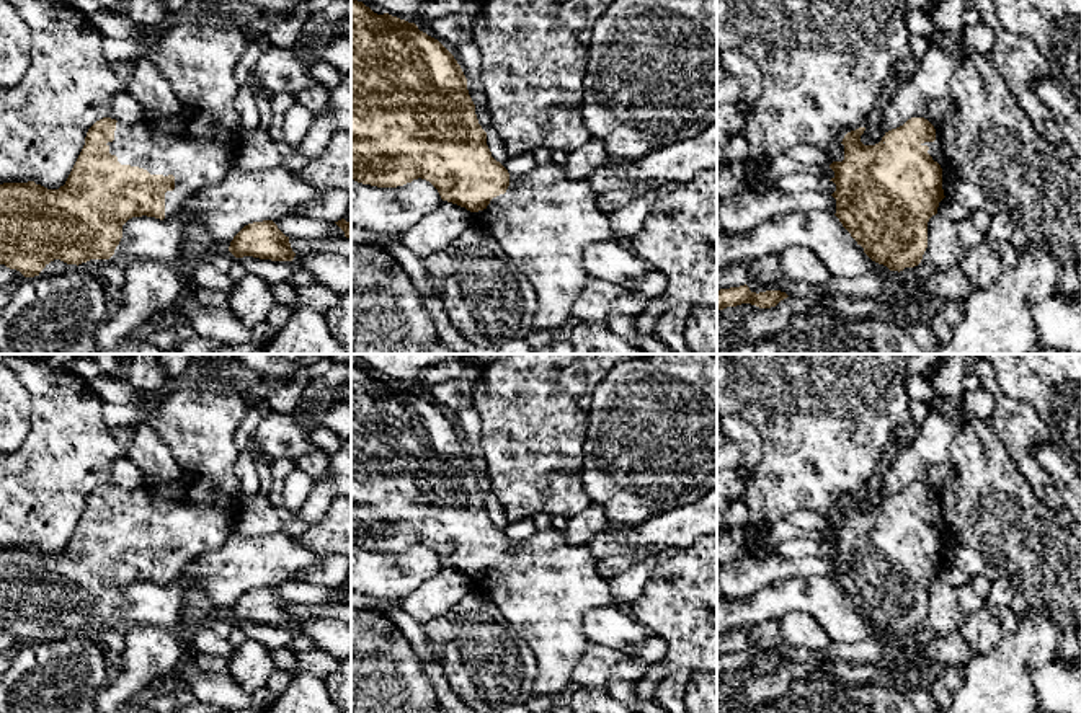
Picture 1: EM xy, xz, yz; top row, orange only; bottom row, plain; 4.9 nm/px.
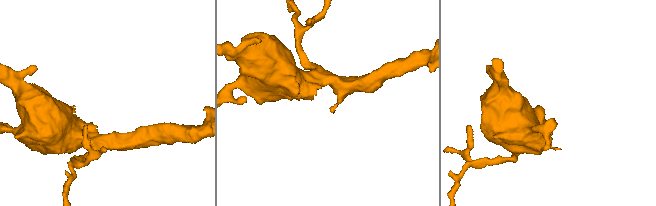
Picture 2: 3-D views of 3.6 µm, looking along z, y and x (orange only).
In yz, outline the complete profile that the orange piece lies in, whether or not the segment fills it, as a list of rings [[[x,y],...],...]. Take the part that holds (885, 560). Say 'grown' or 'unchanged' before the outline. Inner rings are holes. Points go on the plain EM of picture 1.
grown | [[[911,483],[903,491],[885,498],[875,511],[864,511],[859,493],[844,501],[844,525],[830,534],[836,550],[831,560],[836,565],[836,582],[864,618],[890,636],[903,636],[921,628],[928,613],[928,587],[937,579],[945,563],[942,534],[947,530],[941,501],[924,483]]]

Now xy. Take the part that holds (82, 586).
grown | [[[186,380],[163,390],[155,401],[158,413],[149,424],[171,449],[180,476],[132,489],[111,483],[96,486],[59,555],[34,547],[0,550],[0,630],[34,643],[54,625],[77,631],[109,625],[129,584],[175,582],[188,563],[227,542],[240,516],[237,431],[248,411],[247,395],[222,395]]]

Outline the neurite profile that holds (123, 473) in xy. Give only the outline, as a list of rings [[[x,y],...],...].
[[[121,457],[111,467],[108,483],[116,485],[119,488],[132,489],[144,485],[144,475],[127,457]]]

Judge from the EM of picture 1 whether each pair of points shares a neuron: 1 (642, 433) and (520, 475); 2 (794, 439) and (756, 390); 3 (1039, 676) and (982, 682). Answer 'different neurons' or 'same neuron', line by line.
1: different neurons
2: same neuron
3: different neurons

